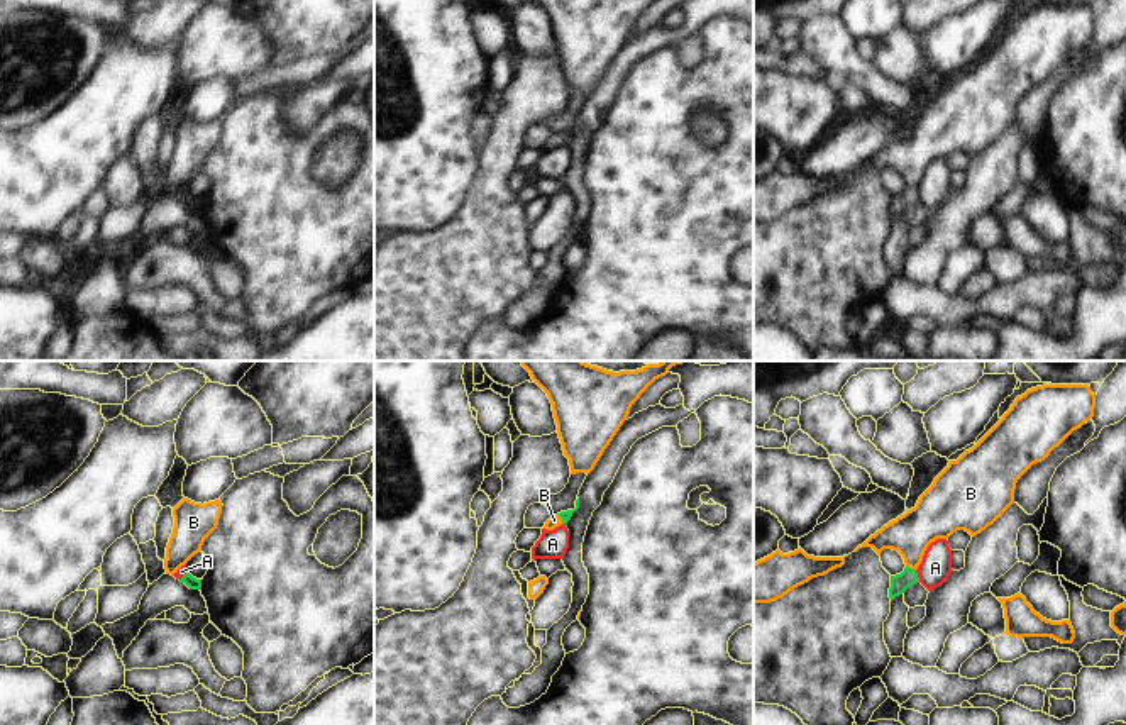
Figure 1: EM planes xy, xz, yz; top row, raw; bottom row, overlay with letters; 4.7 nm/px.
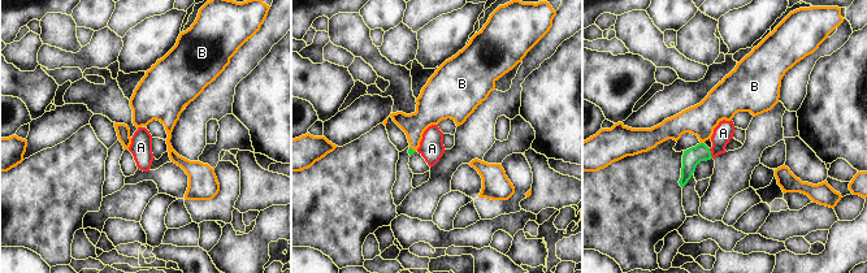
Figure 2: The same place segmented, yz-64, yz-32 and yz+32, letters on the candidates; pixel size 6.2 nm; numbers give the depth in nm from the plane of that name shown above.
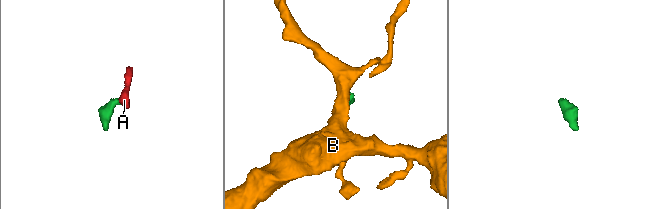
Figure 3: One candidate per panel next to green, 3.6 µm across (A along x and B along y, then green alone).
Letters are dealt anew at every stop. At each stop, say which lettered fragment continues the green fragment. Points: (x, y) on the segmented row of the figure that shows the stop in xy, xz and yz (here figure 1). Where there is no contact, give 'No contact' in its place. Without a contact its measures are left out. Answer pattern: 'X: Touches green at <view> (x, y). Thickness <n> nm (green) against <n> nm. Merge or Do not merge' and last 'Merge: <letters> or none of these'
A: Touches green at yz (916, 576). Thickness 90 nm (green) against 150 nm. Do not merge
B: Touches green at yz (910, 568). Thickness 90 nm (green) against 200 nm. Merge
Merge: B.

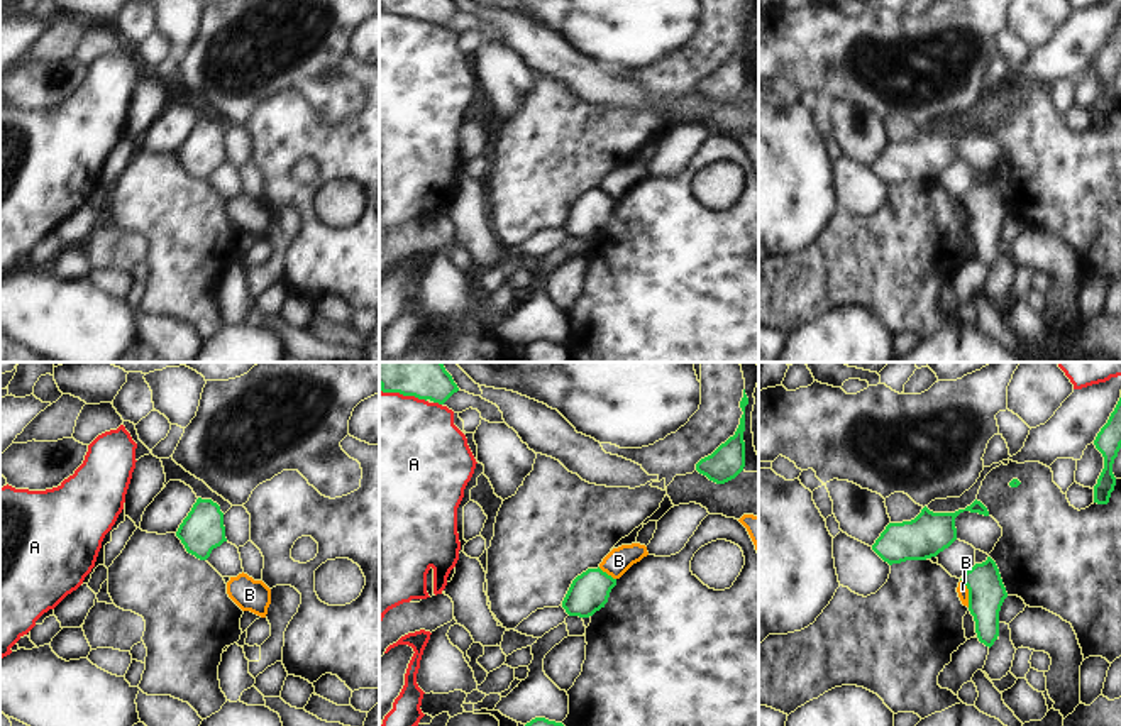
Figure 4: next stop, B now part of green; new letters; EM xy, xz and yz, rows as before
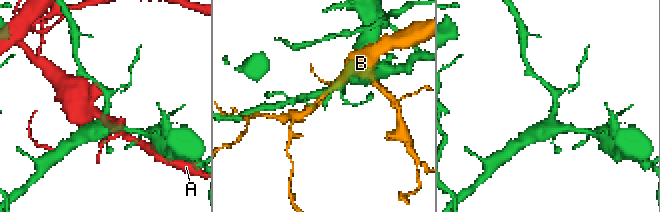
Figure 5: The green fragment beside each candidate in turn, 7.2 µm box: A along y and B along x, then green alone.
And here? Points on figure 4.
A: Touches green at xz (403, 395). Thickness 300 nm (green) against 500 nm. Do not merge
B: Touches green at yz (969, 593). Thickness 180 nm (green) against 50 nm. Do not merge
Merge: none of these.

